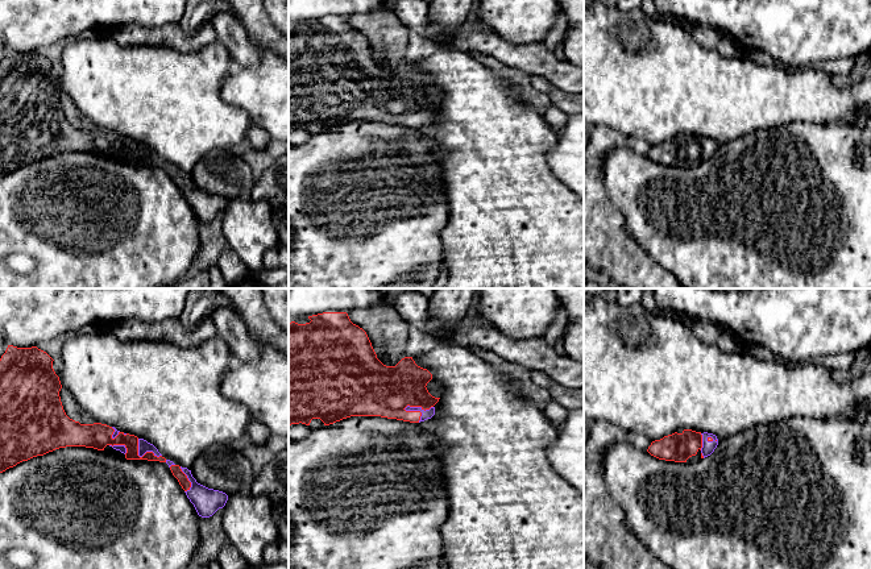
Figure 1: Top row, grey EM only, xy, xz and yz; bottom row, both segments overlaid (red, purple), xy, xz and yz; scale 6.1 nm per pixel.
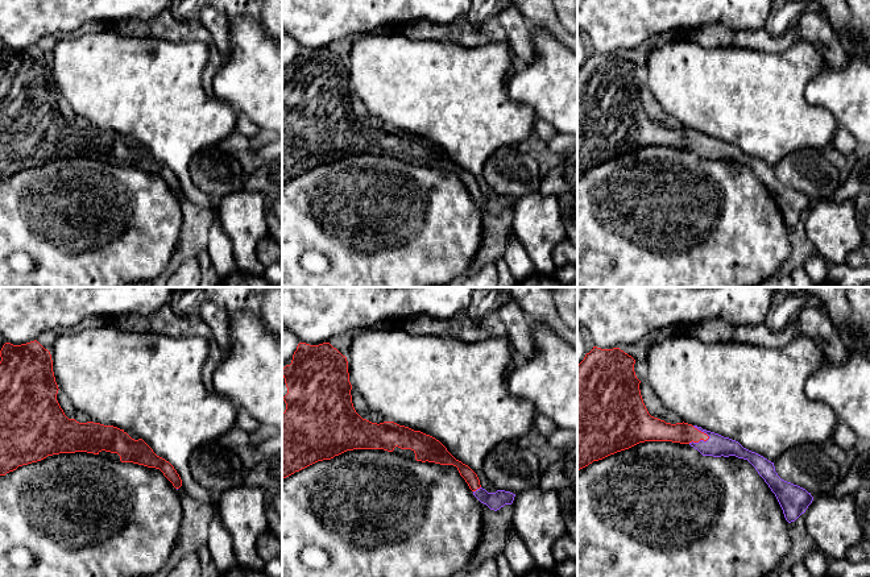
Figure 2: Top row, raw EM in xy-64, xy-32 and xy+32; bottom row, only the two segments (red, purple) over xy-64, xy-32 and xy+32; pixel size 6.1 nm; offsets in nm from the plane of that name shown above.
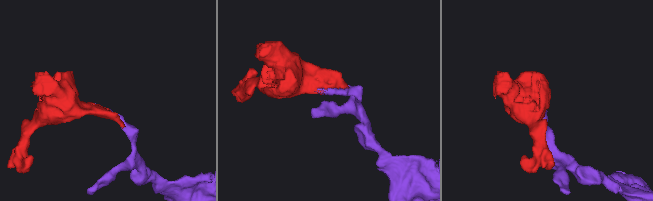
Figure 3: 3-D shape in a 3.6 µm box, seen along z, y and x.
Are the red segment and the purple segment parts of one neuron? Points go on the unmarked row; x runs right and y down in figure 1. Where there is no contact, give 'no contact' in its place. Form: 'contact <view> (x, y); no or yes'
contact xz (418, 116); yes

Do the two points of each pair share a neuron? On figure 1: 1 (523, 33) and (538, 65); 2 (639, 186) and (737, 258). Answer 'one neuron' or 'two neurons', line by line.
1: two neurons
2: one neuron

